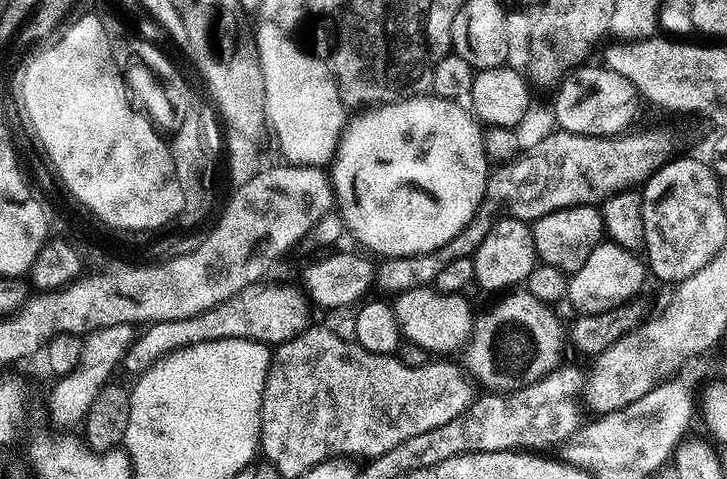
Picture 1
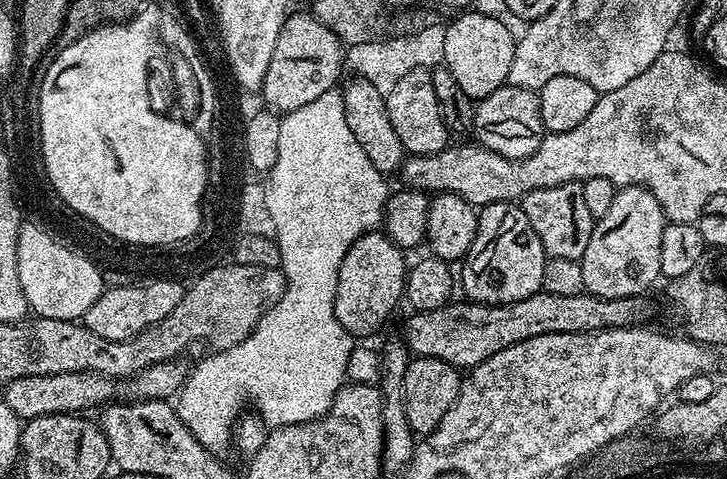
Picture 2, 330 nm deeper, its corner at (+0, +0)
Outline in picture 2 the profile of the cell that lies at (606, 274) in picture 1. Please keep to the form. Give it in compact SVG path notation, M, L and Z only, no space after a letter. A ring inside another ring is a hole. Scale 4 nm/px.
M624 186L617 191L610 211L598 221L595 221L590 234L590 242L586 242L586 254L582 254L582 282L584 291L602 298L630 298L645 295L655 280L661 279L660 263L662 262L662 230L665 226L664 211L654 198L649 188Z

